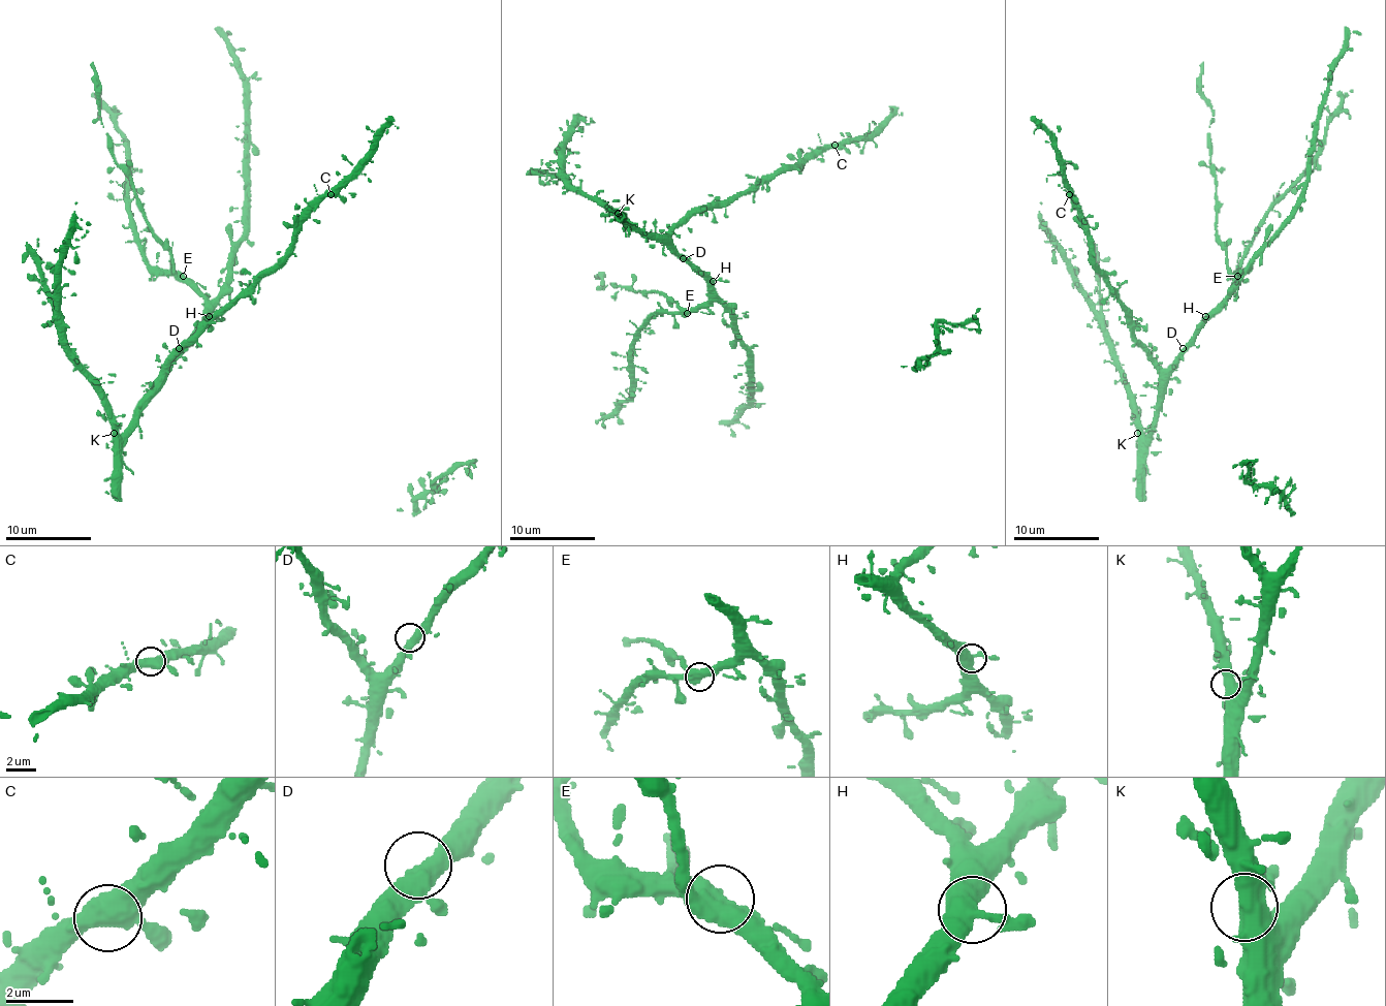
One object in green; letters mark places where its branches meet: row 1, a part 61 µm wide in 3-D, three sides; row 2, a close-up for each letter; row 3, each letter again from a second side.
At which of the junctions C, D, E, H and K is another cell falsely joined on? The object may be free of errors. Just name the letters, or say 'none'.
none

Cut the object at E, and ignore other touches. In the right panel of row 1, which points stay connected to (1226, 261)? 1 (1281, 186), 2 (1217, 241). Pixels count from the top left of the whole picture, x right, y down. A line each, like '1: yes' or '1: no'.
1: no
2: yes

